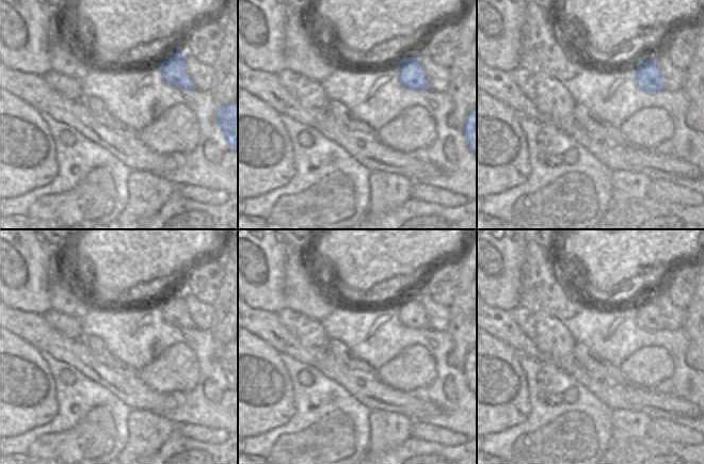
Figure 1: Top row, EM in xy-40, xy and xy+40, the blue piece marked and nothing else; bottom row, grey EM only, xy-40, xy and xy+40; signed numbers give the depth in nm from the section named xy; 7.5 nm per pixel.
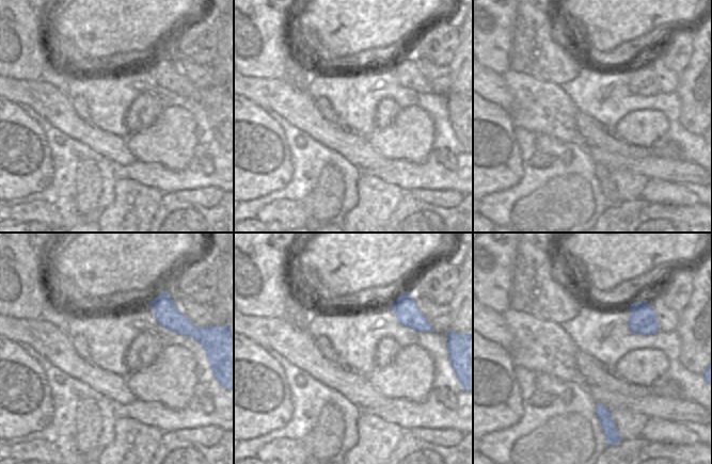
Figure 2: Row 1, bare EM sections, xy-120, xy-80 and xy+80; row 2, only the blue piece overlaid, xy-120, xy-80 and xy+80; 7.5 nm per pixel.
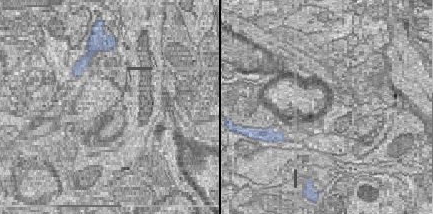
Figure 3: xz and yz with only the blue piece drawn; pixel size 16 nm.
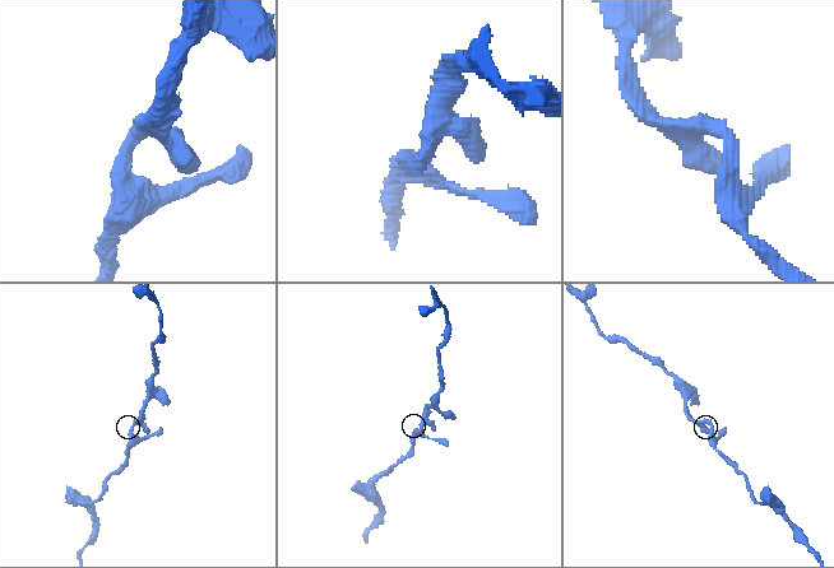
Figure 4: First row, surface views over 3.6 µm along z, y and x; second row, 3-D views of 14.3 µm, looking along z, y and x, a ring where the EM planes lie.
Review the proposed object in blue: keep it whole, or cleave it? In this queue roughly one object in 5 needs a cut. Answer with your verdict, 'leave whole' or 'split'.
leave whole

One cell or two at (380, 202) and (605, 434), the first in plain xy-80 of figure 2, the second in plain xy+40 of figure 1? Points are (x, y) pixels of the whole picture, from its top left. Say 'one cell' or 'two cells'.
two cells

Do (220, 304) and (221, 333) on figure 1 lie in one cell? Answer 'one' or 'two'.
one

